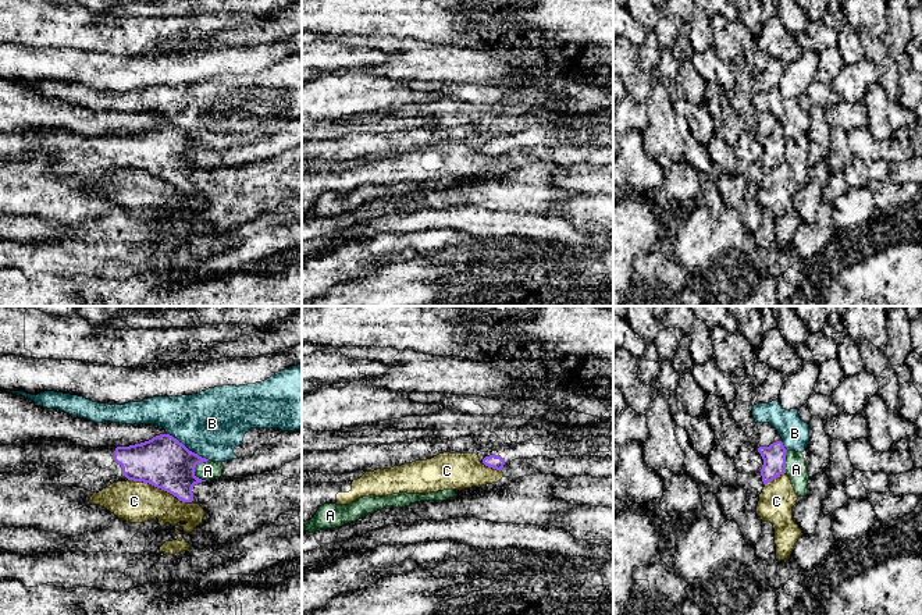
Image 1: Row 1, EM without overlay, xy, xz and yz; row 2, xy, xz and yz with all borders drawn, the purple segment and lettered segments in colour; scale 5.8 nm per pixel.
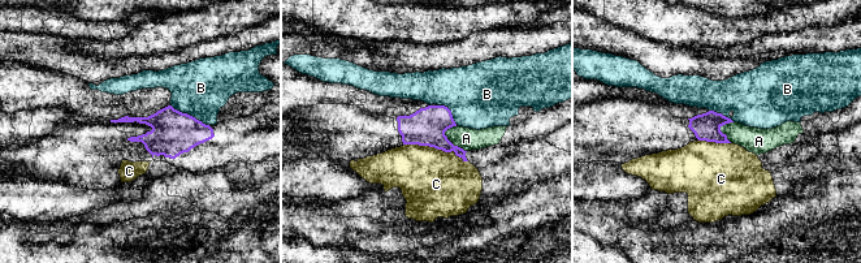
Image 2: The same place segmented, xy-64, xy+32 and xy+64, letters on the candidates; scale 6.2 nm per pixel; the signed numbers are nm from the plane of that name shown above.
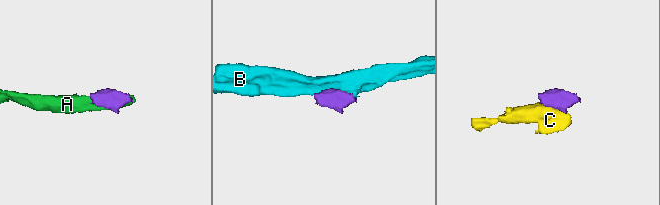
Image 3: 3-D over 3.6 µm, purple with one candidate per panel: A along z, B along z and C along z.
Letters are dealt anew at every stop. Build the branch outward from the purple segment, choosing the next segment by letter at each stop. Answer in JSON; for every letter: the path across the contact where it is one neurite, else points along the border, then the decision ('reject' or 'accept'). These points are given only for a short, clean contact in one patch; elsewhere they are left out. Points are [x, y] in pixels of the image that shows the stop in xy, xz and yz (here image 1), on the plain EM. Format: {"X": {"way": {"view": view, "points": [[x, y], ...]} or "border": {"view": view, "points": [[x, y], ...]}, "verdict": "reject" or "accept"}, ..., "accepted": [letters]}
{"A": {"verdict": "reject"}, "B": {"verdict": "reject"}, "C": {"border": {"view": "xy", "points": [[128, 167], [148, 170], [170, 182]]}, "verdict": "reject"}, "accepted": []}

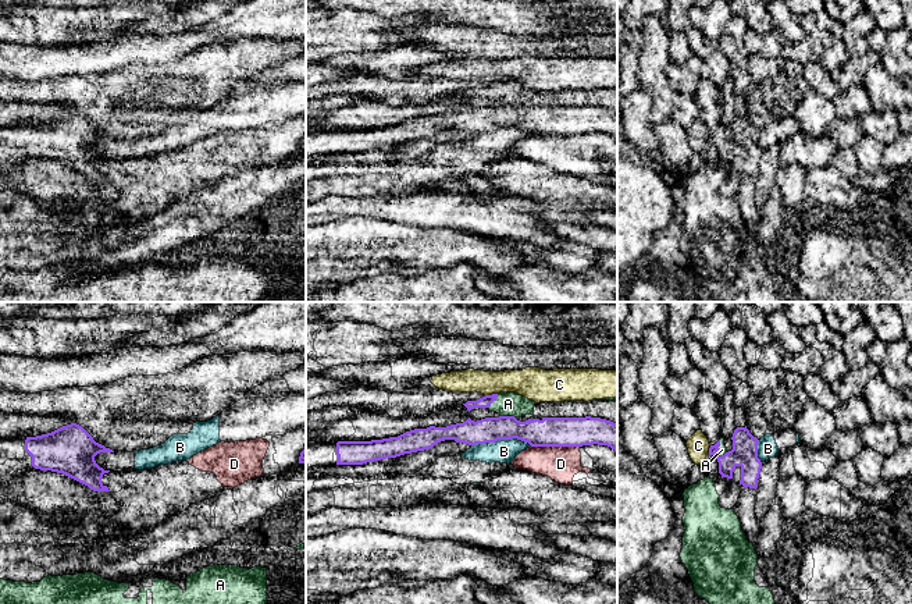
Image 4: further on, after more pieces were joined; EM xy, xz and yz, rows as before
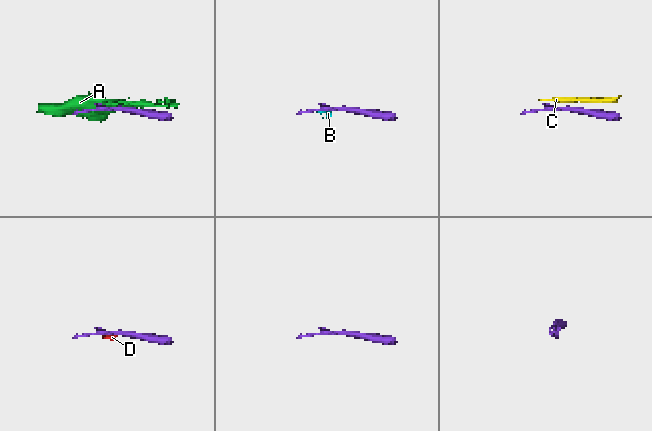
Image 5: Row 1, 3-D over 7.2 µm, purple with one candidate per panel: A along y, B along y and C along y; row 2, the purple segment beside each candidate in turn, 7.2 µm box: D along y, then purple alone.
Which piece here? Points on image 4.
{"A": {"border": {"view": "yz", "points": [[719, 127], [718, 142], [722, 145]]}, "verdict": "reject"}, "B": {"verdict": "reject"}, "C": {"border": {"view": "xz", "points": [[497, 81], [485, 84]]}, "verdict": "reject"}, "D": {"border": {"view": "xz", "points": [[531, 134], [579, 135]]}, "verdict": "reject"}, "accepted": []}

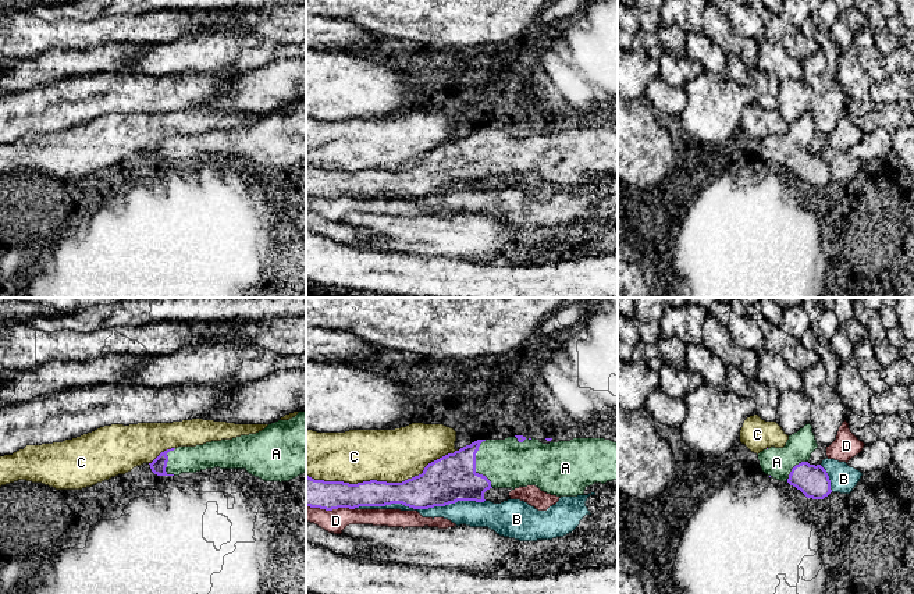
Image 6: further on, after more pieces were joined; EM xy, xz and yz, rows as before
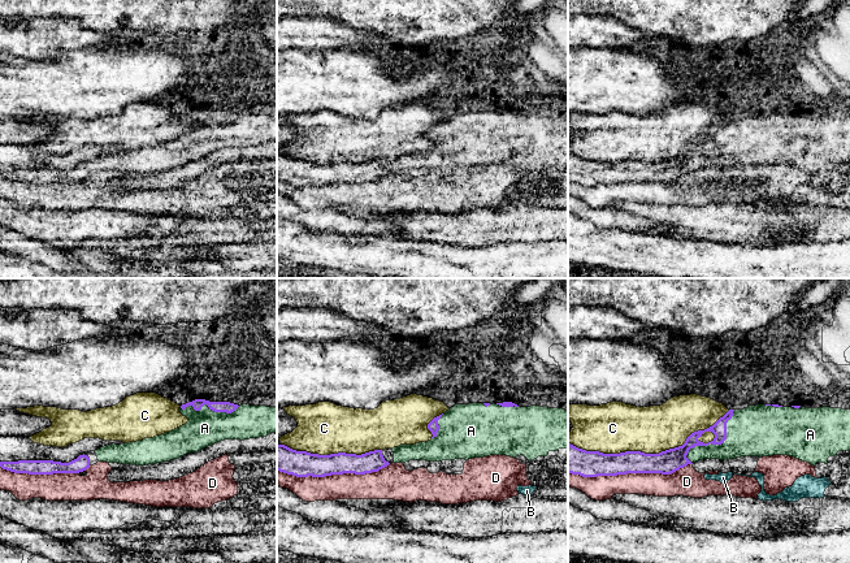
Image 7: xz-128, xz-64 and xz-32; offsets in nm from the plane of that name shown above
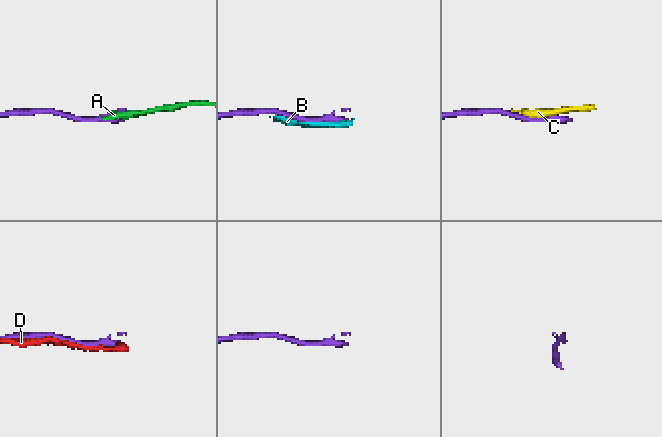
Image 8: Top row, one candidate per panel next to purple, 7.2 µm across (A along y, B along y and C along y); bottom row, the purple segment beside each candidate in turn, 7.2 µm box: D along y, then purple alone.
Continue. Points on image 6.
{"A": {"verdict": "accept"}, "B": {"verdict": "reject"}, "C": {"verdict": "reject"}, "D": {"verdict": "reject"}, "accepted": ["A"]}

